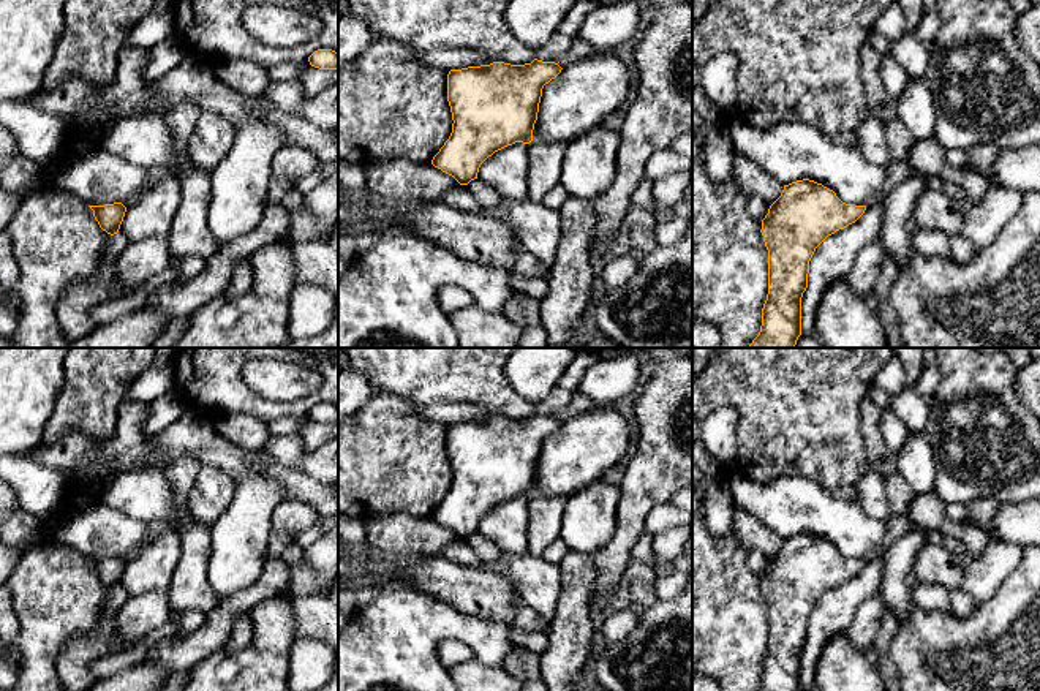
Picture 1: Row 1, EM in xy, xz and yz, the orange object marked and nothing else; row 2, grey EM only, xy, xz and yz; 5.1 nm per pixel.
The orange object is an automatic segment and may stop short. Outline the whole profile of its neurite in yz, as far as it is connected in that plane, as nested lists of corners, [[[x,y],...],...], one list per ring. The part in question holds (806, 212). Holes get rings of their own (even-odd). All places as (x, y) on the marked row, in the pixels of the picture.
[[[809,179],[784,185],[781,196],[762,220],[768,250],[768,294],[762,308],[762,326],[749,348],[795,348],[801,335],[801,297],[808,288],[809,261],[816,248],[831,234],[855,223],[866,206],[842,202],[836,193]]]

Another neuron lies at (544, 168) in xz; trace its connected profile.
[[[531,141],[528,144],[528,198],[539,201],[553,187],[561,185],[561,163],[566,144]]]

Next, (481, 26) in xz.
[[[345,0],[348,14],[362,19],[375,36],[397,40],[417,52],[471,49],[495,62],[531,63],[536,49],[523,44],[507,27],[504,9],[511,0]]]

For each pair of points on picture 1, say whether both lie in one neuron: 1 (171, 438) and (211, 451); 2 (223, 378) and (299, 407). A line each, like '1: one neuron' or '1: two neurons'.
1: one neuron
2: one neuron

